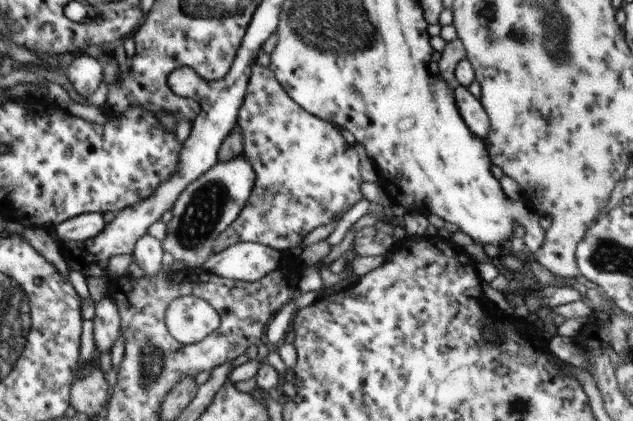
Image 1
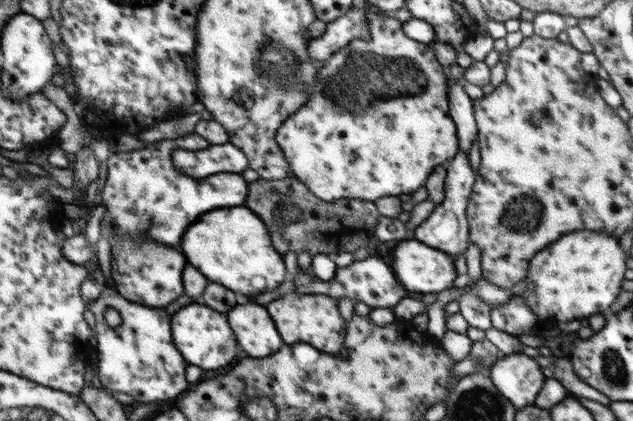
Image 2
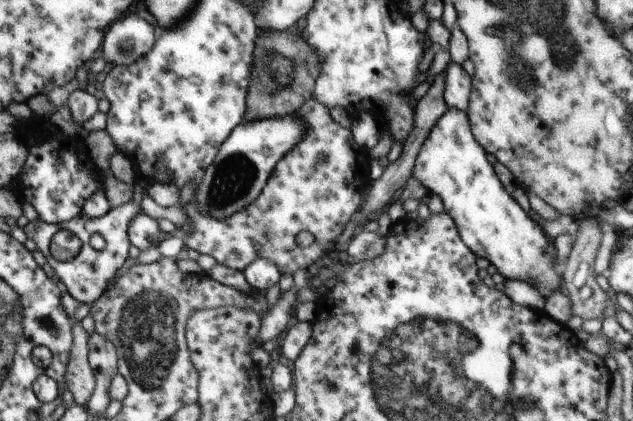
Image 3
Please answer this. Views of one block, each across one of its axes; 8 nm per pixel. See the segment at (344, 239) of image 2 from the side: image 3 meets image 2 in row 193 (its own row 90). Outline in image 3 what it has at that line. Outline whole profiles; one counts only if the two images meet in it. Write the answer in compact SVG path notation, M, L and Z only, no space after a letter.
M259 29L257 44L254 48L254 60L250 72L250 86L248 88L248 96L246 97L246 114L244 118L247 121L262 120L276 116L286 116L293 114L306 102L306 100L314 99L314 84L316 78L320 76L320 60L314 48L308 46L308 42L303 36L297 36L286 30L264 30Z

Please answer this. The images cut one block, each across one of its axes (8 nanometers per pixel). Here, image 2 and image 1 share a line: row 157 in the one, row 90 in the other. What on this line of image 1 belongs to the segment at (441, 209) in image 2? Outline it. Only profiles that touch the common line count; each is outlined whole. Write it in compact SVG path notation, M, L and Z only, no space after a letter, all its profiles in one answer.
M460 84L454 90L455 100L464 123L475 136L482 140L486 139L489 134L490 122L480 100L475 98L468 89Z

